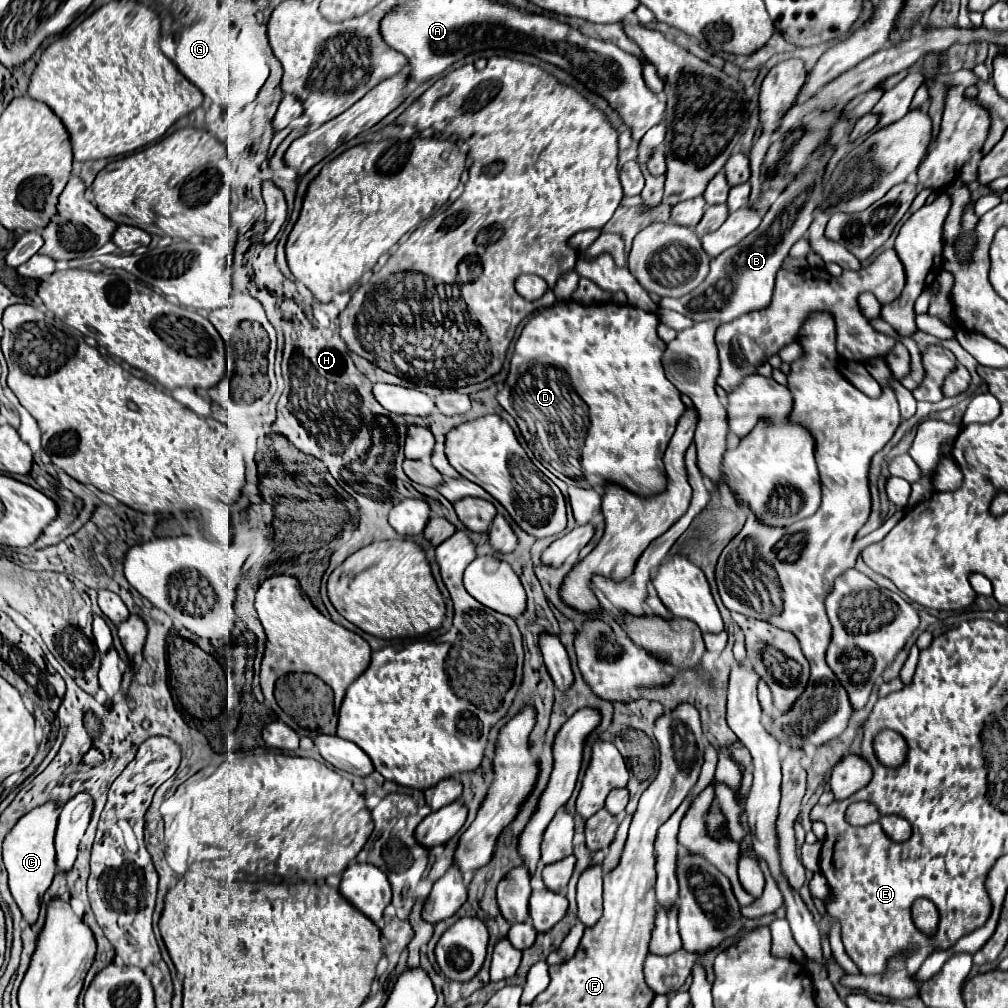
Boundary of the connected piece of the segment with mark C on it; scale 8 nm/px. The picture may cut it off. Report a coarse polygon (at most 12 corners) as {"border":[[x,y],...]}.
{"border":[[56,803],[4,839],[10,891],[28,925],[56,875]]}

